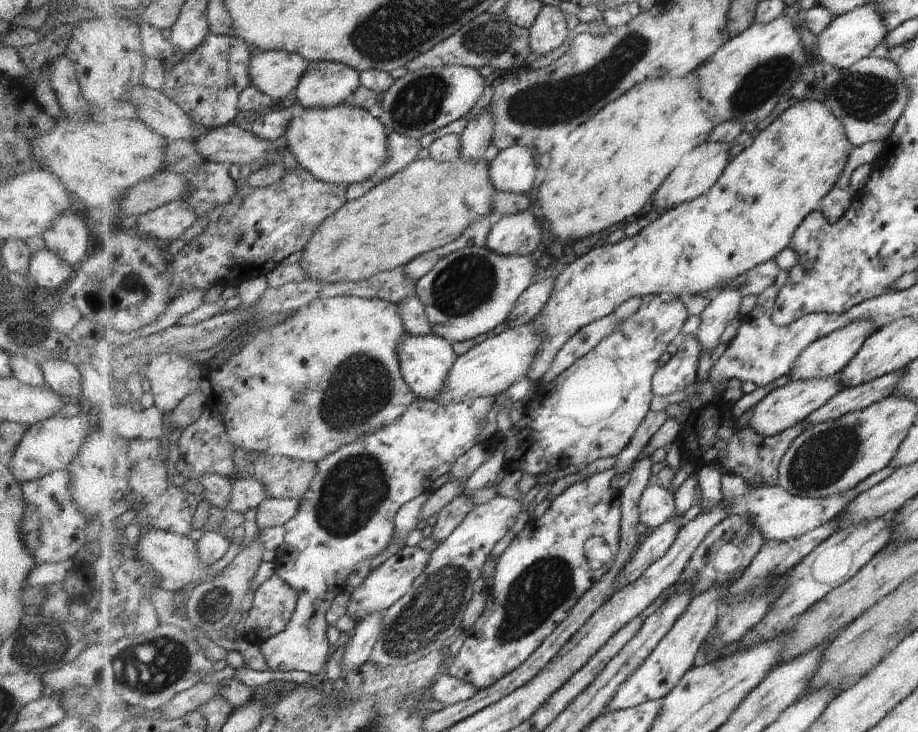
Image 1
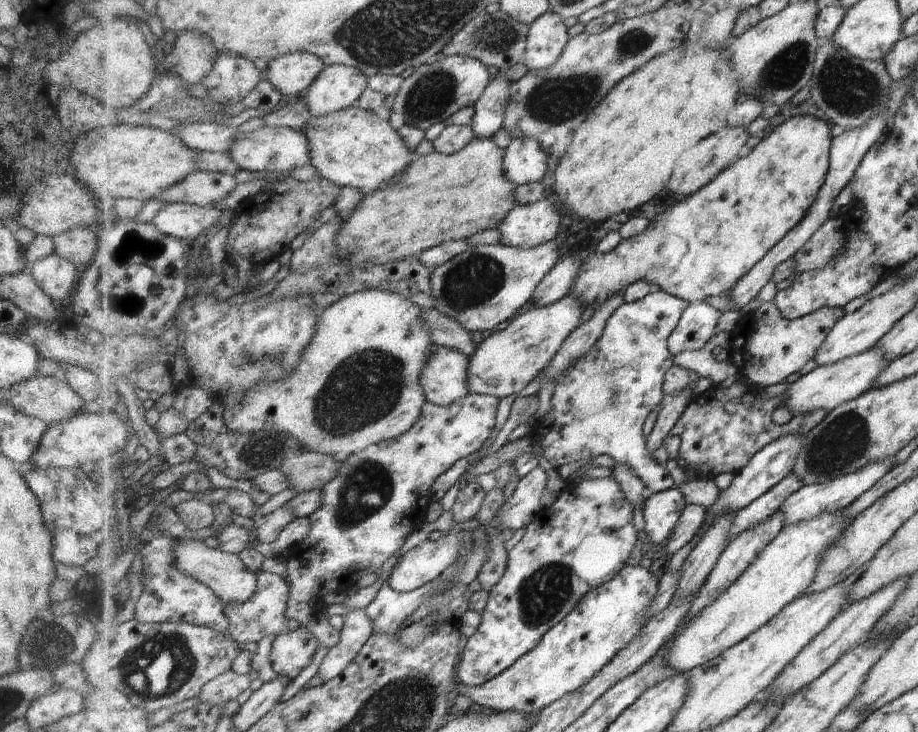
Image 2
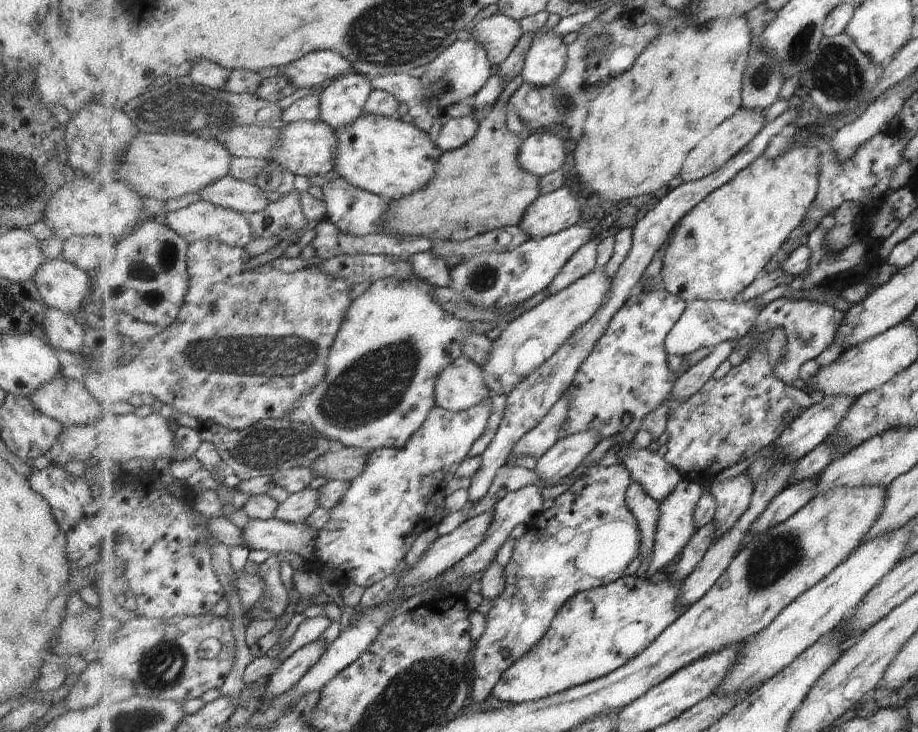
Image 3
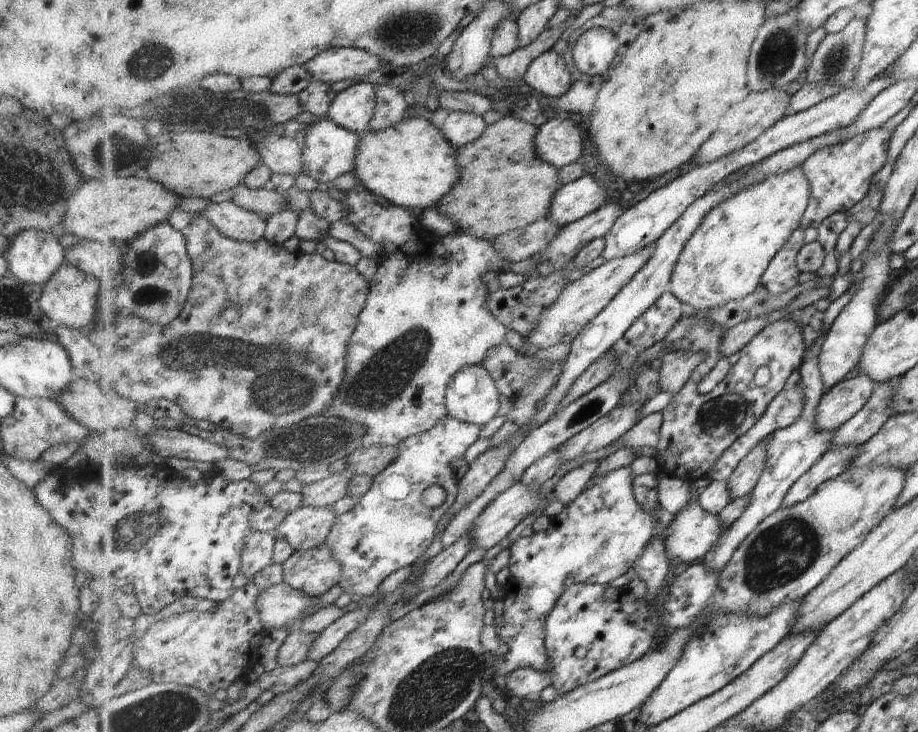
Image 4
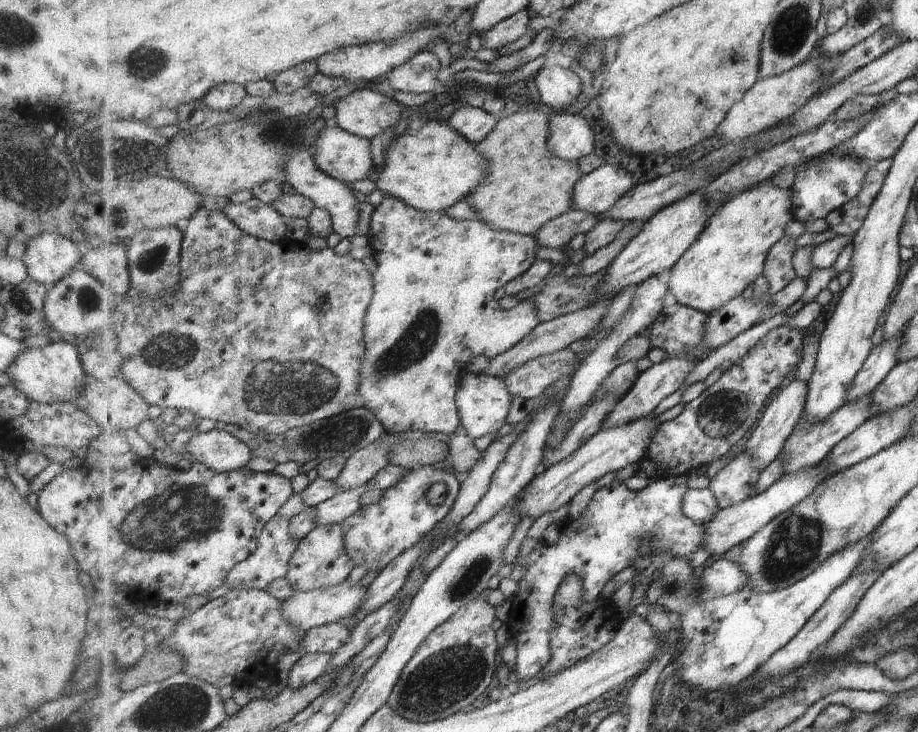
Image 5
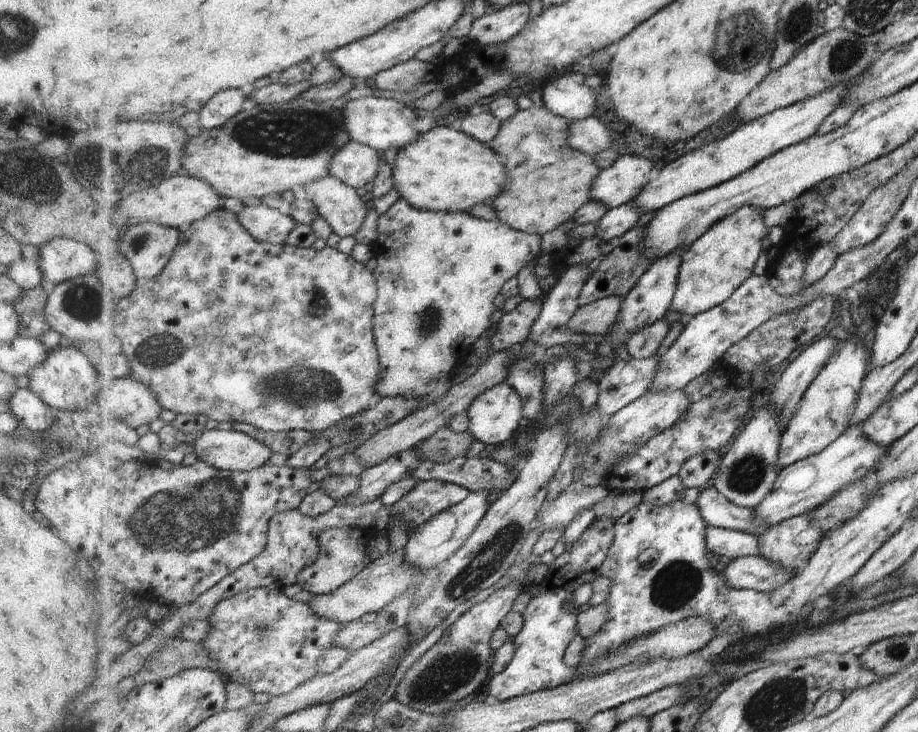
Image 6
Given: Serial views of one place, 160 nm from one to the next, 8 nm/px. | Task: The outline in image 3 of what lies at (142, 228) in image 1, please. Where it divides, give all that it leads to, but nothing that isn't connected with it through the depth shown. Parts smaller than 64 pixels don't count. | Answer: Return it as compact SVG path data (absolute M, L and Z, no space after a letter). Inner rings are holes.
M203 200L194 202L188 207L166 213L162 217L162 220L163 224L169 225L169 228L172 228L179 236L188 240L190 244L196 243L206 237L212 237L232 247L245 248L251 240L256 238L252 224L249 224L246 214Z

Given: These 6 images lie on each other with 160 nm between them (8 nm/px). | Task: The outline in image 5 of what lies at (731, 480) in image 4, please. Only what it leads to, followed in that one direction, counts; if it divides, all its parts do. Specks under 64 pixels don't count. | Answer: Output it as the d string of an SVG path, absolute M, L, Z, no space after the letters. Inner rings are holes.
M794 378L787 386L779 389L777 396L765 408L763 416L757 422L757 427L744 448L745 452L753 458L757 471L764 471L771 462L777 460L777 456L781 454L789 436L795 432L808 400L809 383Z

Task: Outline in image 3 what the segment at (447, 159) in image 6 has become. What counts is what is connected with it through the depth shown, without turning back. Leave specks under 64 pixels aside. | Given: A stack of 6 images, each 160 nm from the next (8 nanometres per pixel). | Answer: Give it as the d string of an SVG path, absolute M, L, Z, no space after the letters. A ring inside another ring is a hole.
M363 113L353 124L335 131L340 142L334 170L353 186L387 197L390 202L413 194L433 179L436 175L436 162L443 153L436 143L431 142L429 133L417 125L383 115Z

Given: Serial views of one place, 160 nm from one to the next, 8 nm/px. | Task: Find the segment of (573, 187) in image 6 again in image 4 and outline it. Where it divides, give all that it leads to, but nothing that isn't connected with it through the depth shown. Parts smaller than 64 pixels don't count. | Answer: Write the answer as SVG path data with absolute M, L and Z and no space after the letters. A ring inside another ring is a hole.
M508 115L488 125L480 137L456 150L460 179L450 192L446 192L444 198L431 208L435 208L445 218L450 218L454 224L453 232L491 240L525 228L543 217L548 218L552 200L563 185L560 184L559 169L541 161L537 156L534 145L537 133L537 127Z

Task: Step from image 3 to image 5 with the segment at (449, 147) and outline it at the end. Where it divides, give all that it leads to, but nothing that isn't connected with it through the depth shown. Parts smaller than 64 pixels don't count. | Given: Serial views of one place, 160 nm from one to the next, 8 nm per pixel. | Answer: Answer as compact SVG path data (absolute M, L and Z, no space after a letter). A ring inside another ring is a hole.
M465 106L454 111L445 123L457 131L459 136L476 145L487 140L487 135L491 134L498 122L495 122L494 115L483 109Z

